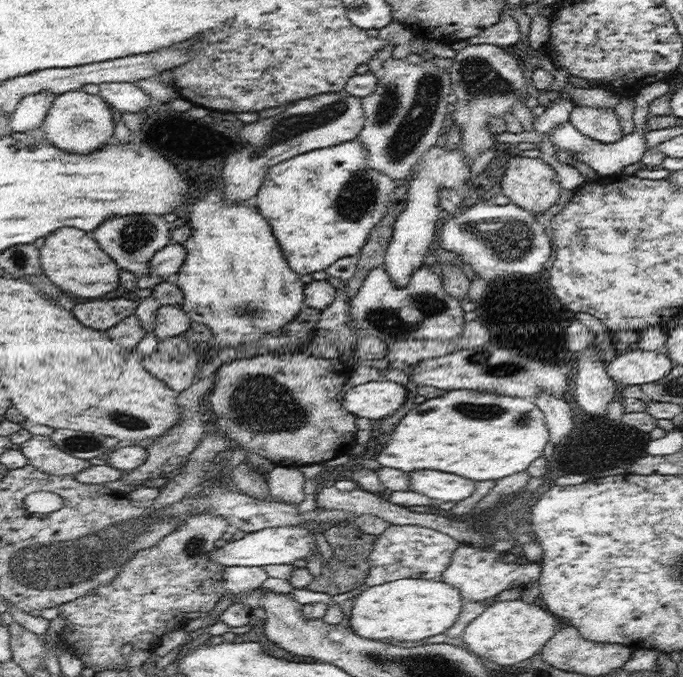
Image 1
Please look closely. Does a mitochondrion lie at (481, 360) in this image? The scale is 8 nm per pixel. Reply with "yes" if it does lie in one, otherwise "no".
yes

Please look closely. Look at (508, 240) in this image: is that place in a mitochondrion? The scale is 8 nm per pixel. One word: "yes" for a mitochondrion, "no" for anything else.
yes

